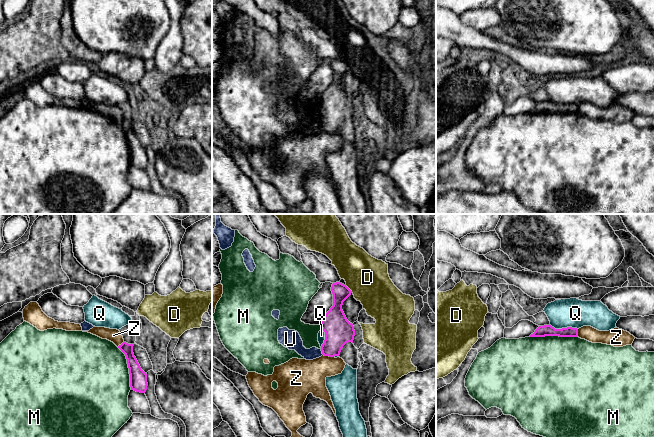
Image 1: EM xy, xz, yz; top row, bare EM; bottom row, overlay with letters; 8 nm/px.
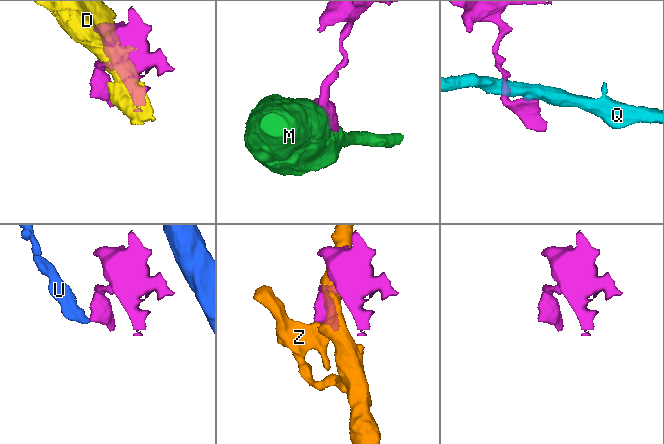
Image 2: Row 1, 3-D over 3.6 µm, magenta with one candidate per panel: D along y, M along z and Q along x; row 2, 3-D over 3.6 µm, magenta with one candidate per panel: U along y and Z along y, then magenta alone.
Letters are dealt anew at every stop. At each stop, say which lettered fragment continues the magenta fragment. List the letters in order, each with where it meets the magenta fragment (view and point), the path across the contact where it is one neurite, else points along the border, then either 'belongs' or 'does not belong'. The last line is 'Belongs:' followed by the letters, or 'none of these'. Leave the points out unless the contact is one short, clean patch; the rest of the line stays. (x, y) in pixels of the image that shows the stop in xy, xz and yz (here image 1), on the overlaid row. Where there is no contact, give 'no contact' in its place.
D: xz (349, 289) | does not belong
M: yz (553, 335) | does not belong
Q: yz (564, 328) | along yz (550, 324), (555, 328), (575, 327), (577, 329) | does not belong
U: xz (322, 352) | along xz (320, 349), (323, 354) | does not belong
Z: xz (328, 355) | does not belong
Belongs: none of these

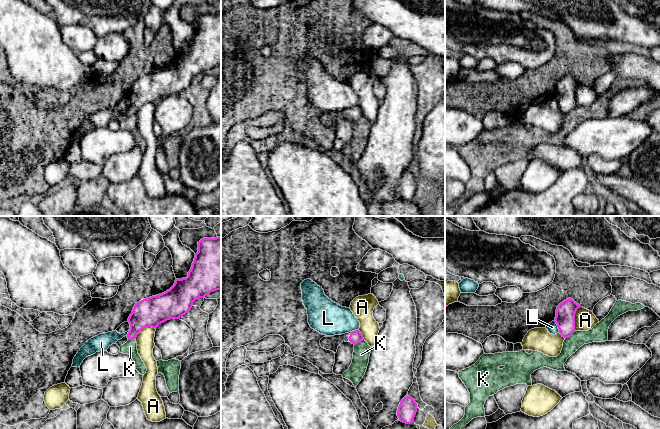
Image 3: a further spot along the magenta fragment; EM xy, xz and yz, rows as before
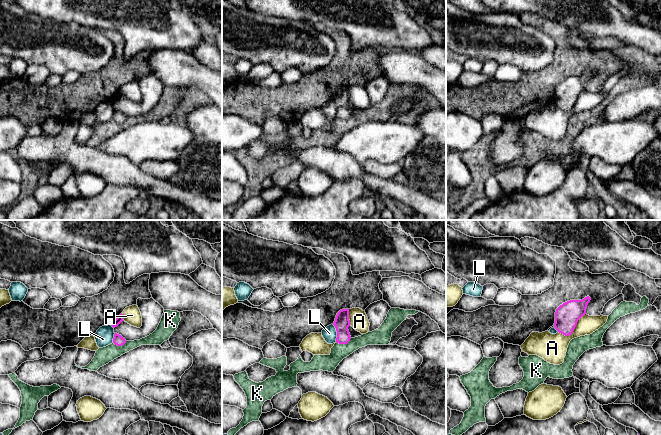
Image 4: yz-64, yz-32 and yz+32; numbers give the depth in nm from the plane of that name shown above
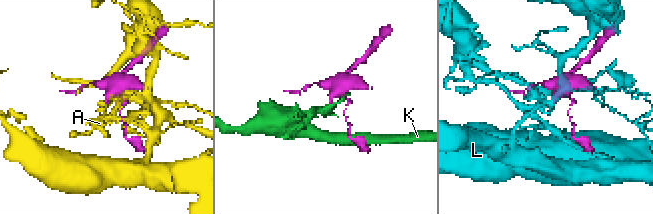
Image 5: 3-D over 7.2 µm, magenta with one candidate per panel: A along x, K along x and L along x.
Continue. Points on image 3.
A: yz (574, 318) | does not belong
K: yz (570, 335) | along yz (575, 331), (565, 339) | does not belong
L: yz (557, 325) | does not belong
Belongs: none of these

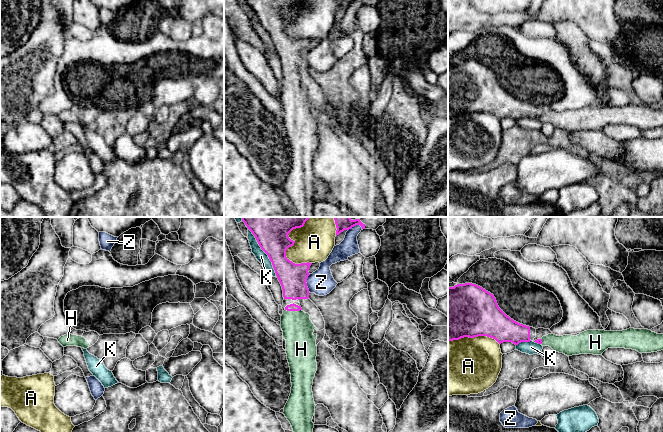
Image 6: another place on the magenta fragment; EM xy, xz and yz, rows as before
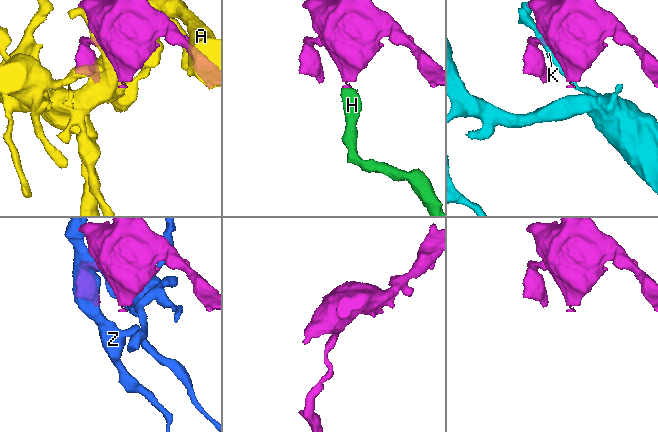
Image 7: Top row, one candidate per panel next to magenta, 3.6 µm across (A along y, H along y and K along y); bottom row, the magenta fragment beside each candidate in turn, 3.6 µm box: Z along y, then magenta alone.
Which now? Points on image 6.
A: xz (289, 238) | does not belong
H: xz (293, 310) | belongs
K: xz (265, 252) | does not belong
Z: xz (306, 283) | does not belong
Belongs: H

